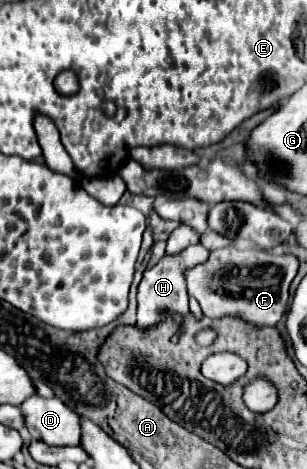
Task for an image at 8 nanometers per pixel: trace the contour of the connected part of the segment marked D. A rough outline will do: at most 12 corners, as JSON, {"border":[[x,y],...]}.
{"border":[[33,395],[21,411],[33,439],[81,443],[81,417],[61,399]]}

